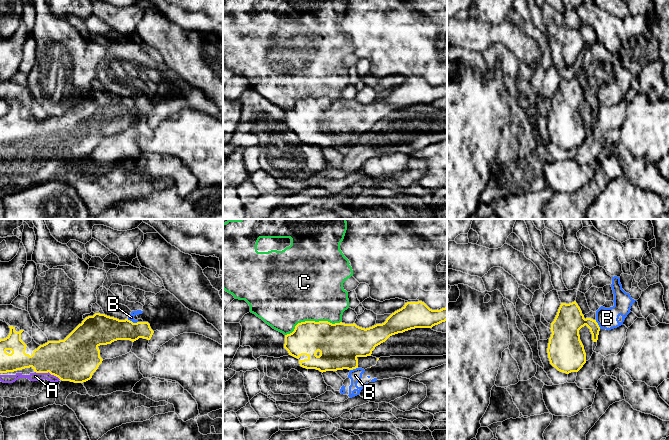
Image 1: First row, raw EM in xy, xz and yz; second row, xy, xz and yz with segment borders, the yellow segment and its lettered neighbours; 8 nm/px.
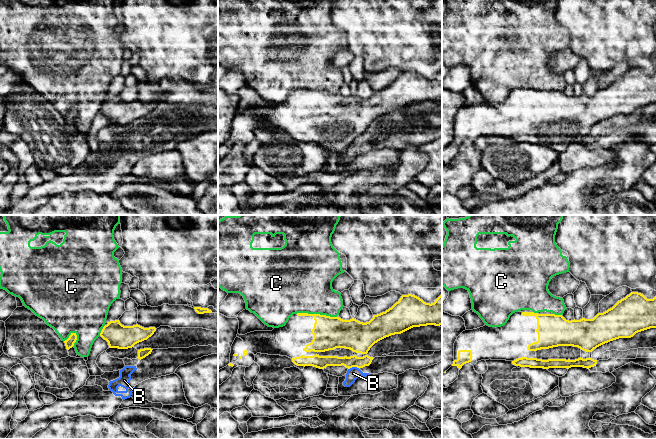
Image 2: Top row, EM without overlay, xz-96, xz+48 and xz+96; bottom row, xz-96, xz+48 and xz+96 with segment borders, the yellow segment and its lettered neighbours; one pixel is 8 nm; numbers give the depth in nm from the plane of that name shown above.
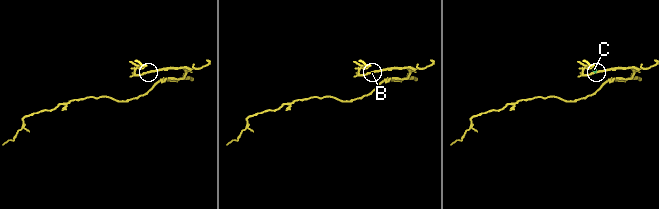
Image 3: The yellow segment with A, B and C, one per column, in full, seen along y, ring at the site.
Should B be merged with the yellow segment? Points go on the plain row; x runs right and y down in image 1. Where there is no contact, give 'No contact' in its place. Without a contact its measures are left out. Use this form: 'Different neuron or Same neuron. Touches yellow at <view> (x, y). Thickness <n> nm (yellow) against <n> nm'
Different neuron. Touches yellow at xy (131, 97). Thickness 240 nm (yellow) against 50 nm

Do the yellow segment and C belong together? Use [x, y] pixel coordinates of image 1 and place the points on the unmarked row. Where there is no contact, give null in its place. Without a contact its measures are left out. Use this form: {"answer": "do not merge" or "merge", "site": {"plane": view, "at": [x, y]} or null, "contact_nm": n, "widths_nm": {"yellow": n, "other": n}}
{"answer": "do not merge", "site": {"plane": "xz", "at": [311, 97]}, "contact_nm": 460, "widths_nm": {"yellow": 280, "other": 500}}

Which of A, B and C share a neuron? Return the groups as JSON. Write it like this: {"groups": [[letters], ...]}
{"groups": [["A"], ["B"], ["C"]]}

